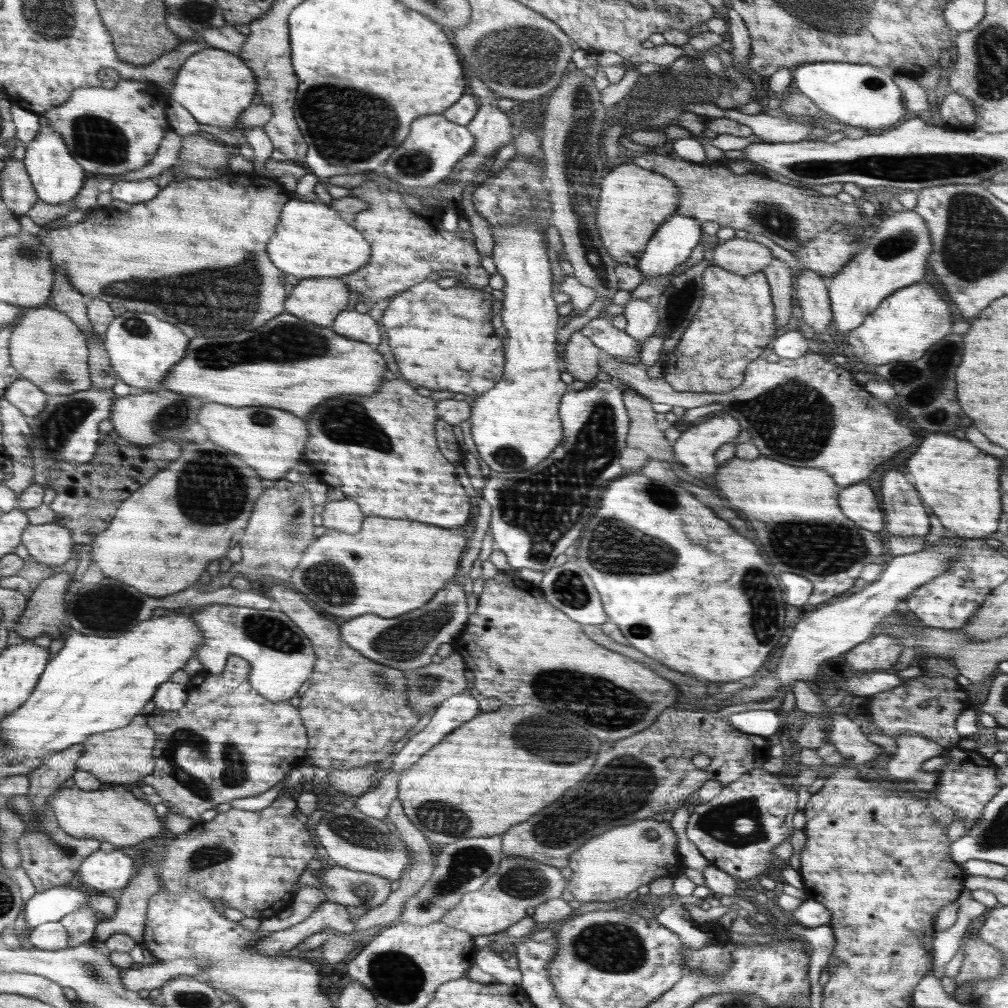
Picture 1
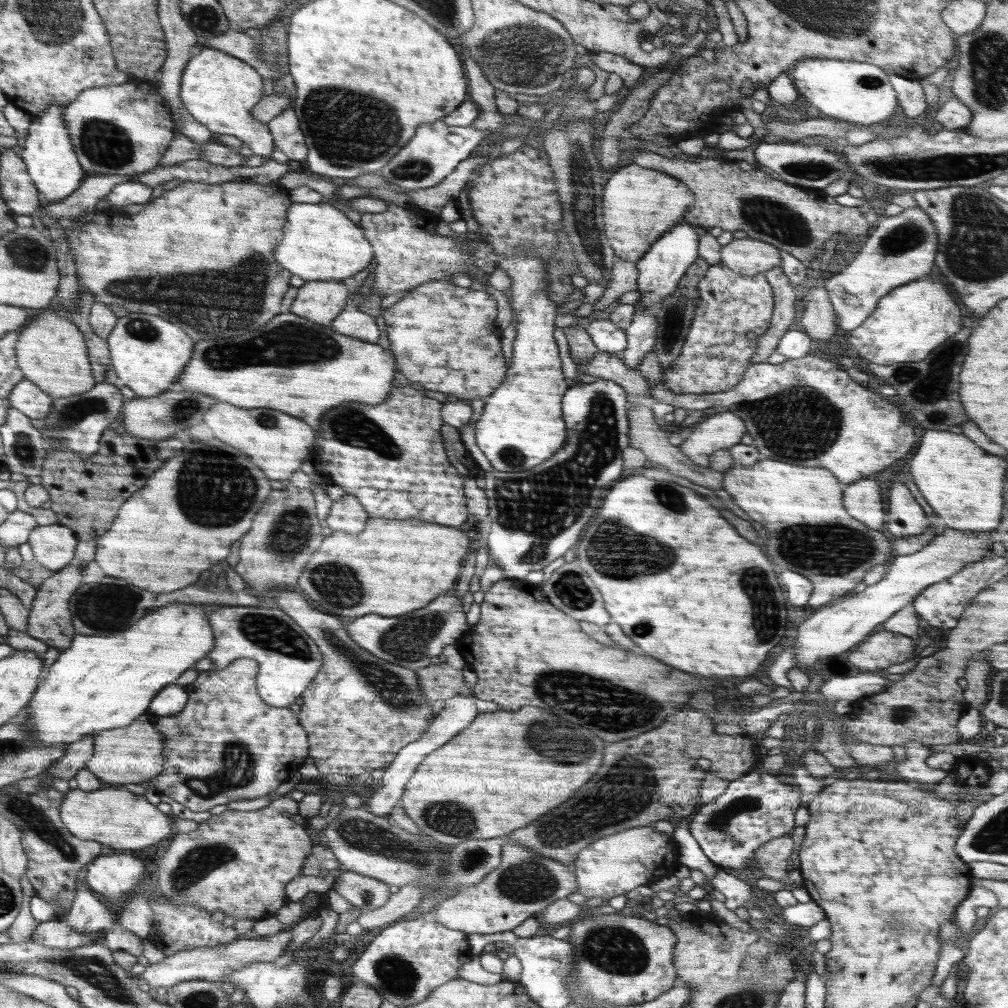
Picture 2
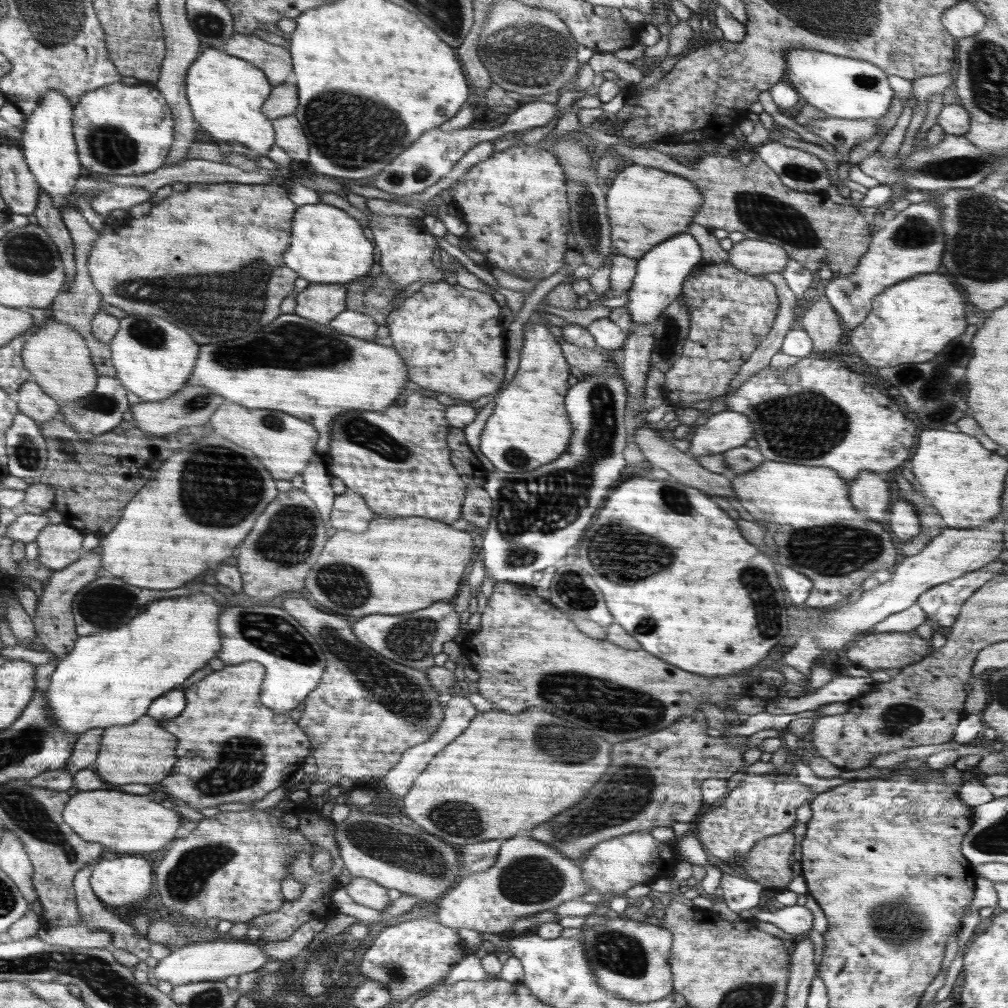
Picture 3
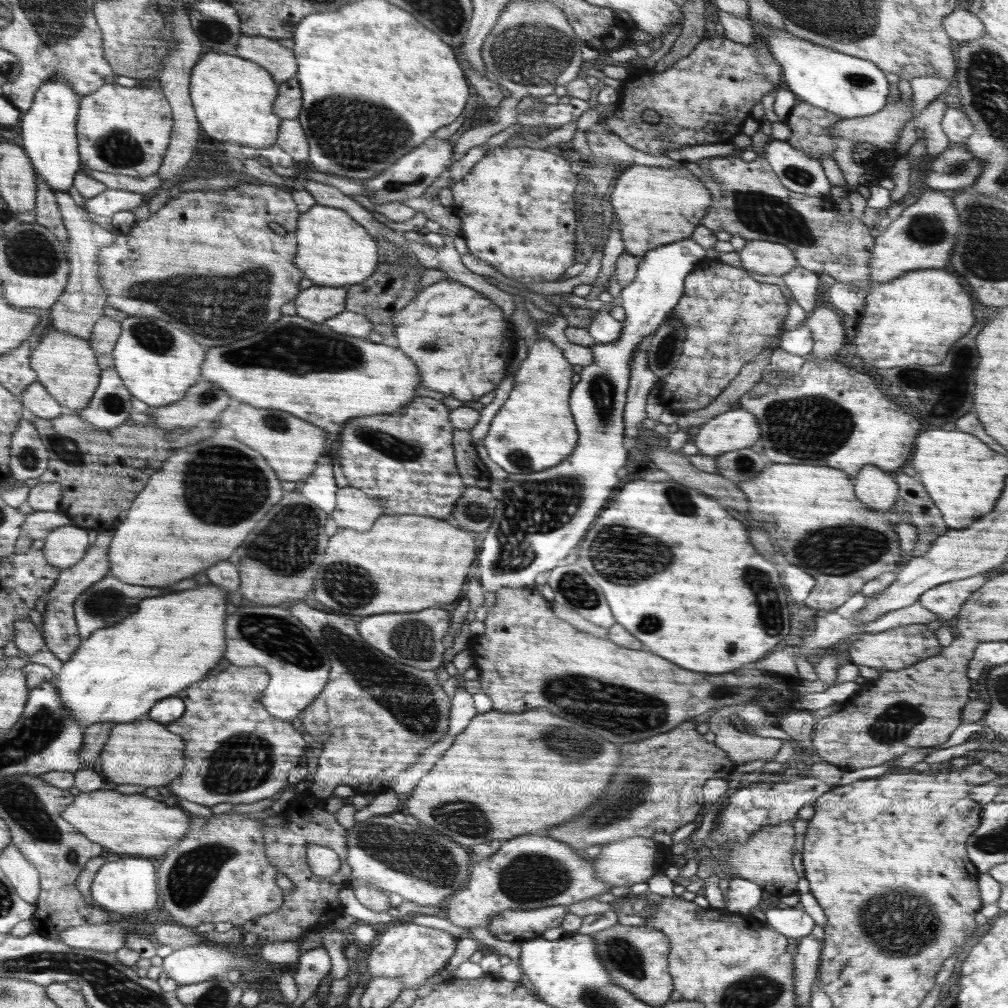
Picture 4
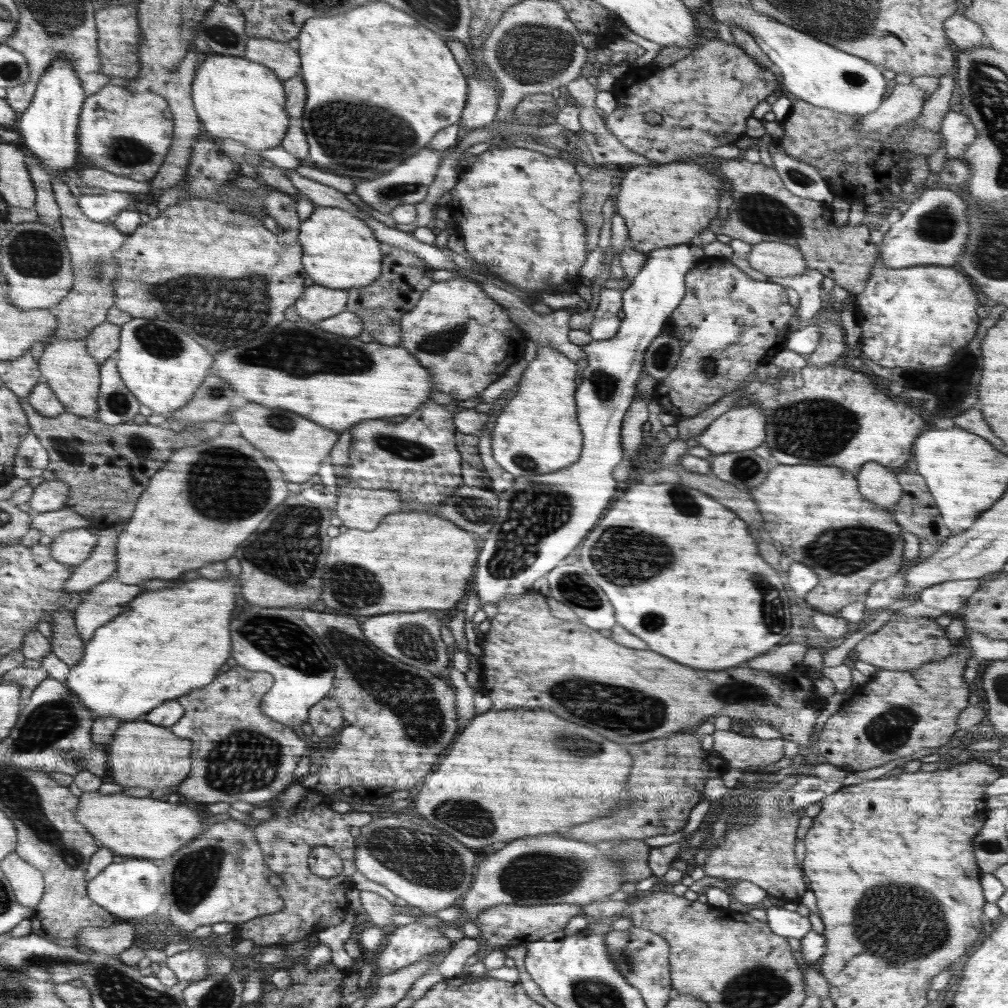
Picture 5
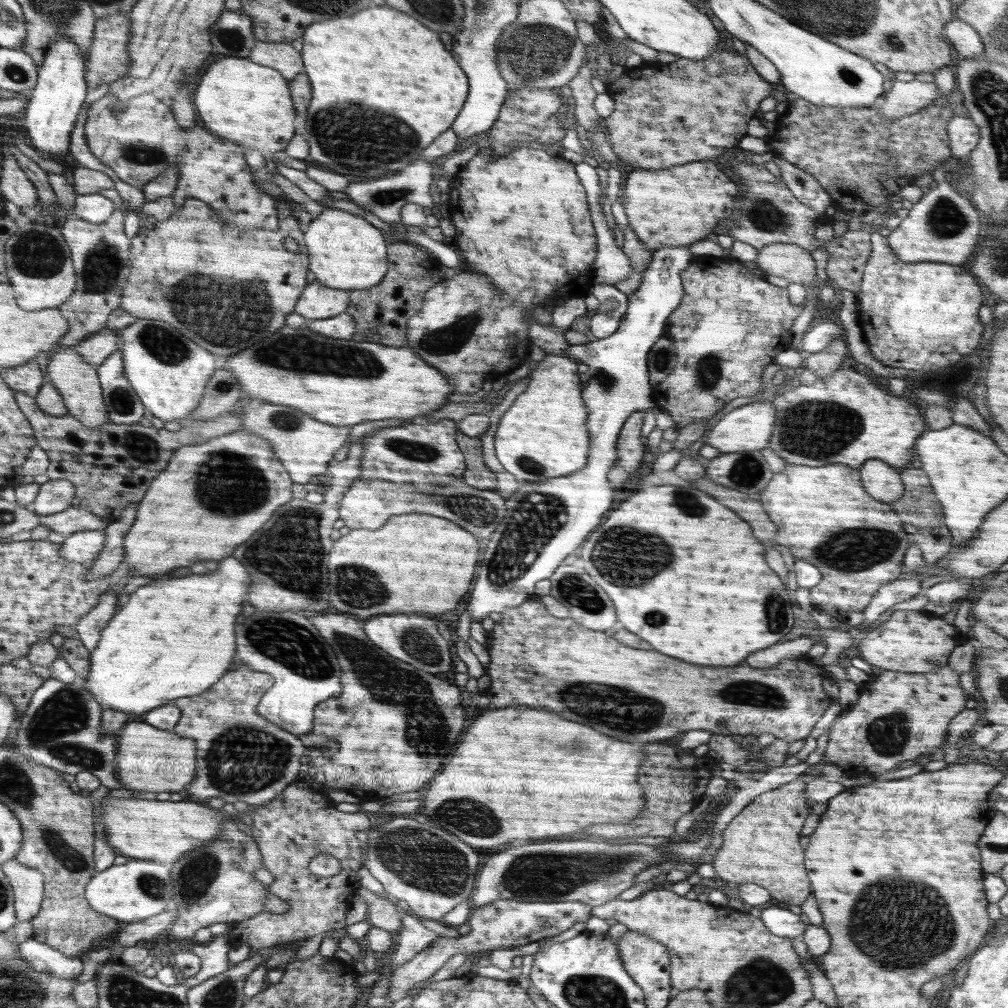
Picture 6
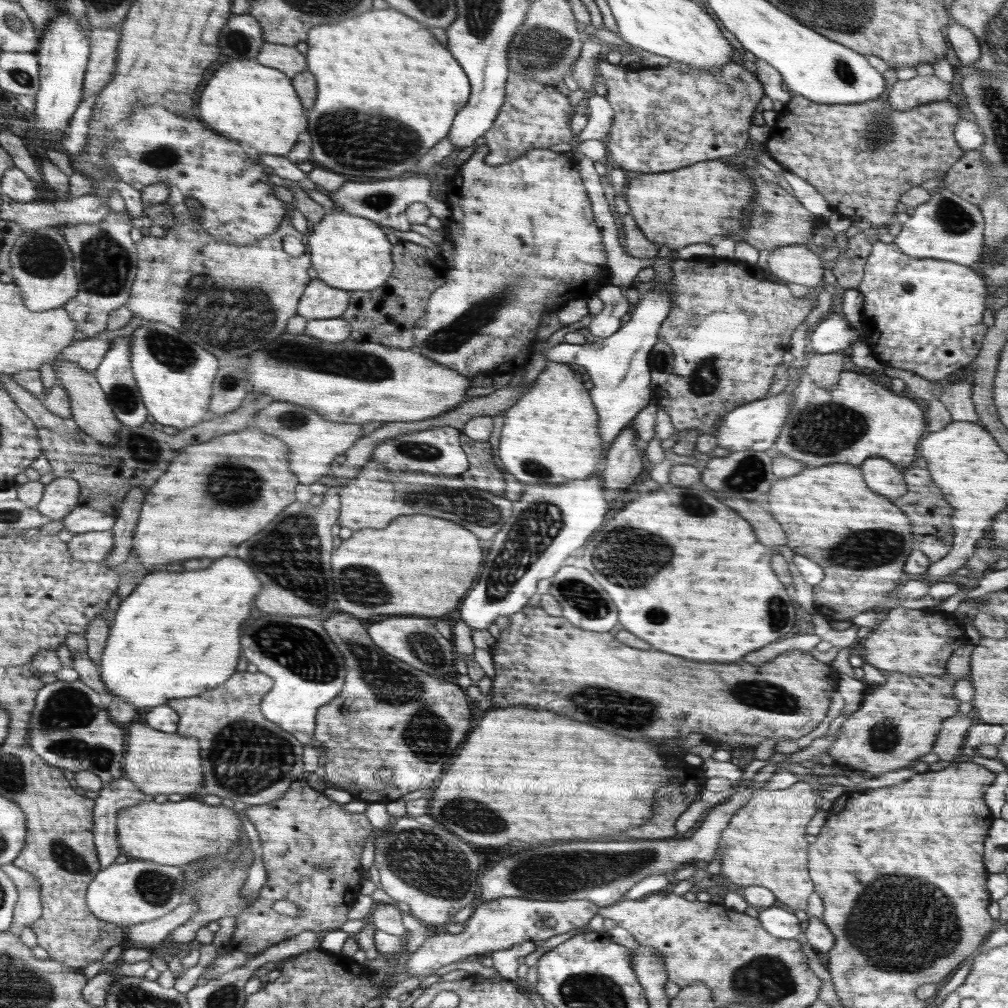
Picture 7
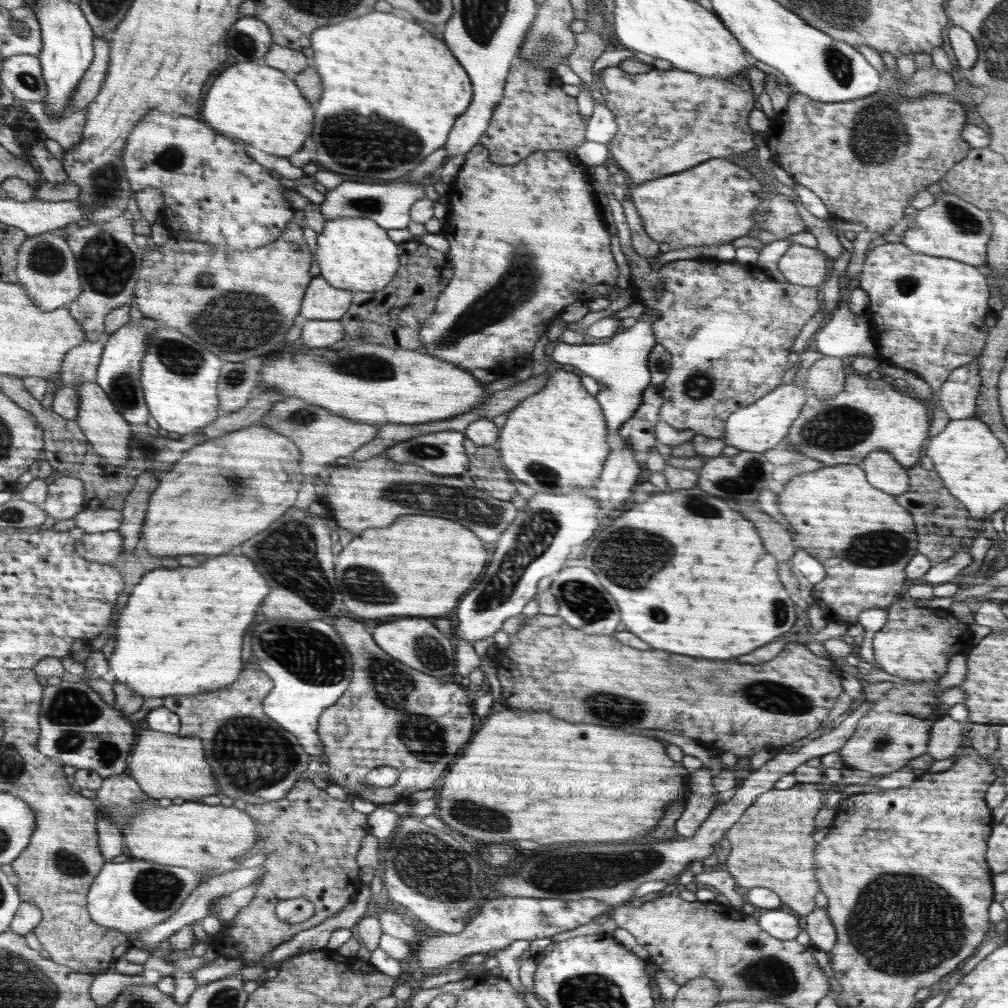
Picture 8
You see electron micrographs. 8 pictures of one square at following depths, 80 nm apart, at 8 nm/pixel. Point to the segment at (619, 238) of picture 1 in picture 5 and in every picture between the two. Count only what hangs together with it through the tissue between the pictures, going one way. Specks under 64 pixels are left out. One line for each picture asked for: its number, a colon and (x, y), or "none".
2: (640, 205)
3: (646, 206)
4: (655, 206)
5: (666, 205)

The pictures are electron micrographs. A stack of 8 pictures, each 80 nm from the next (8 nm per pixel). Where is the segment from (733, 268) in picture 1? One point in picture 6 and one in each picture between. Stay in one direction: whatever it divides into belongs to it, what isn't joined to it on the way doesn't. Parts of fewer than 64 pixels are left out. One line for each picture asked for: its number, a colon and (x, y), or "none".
2: (746, 256)
3: (756, 257)
4: (763, 257)
5: (771, 258)
6: (792, 262)

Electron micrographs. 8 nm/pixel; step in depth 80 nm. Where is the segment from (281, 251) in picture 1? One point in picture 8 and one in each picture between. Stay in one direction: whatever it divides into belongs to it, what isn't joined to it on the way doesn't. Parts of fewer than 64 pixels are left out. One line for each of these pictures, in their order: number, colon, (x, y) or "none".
2: (319, 242)
3: (327, 246)
4: (332, 250)
5: (340, 251)
6: (345, 253)
7: (348, 252)
8: (354, 254)

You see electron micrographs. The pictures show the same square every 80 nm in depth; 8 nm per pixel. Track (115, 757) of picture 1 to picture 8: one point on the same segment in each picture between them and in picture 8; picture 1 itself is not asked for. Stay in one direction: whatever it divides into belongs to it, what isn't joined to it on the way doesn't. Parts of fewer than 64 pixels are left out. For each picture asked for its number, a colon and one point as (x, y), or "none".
2: (129, 755)
3: (143, 753)
4: (145, 753)
5: (141, 754)
6: (152, 760)
7: (157, 763)
8: (165, 766)

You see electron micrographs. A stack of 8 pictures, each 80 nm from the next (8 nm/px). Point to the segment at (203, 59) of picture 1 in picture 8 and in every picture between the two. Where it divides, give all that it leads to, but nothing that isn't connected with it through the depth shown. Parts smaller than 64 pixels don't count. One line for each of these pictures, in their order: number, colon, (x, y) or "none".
2: (220, 91)
3: (226, 94)
4: (233, 97)
5: (236, 98)
6: (251, 105)
7: (258, 106)
8: (254, 103)

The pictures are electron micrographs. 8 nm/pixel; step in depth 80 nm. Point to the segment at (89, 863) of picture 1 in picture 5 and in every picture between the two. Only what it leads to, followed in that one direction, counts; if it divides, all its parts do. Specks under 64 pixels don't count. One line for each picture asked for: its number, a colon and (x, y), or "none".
2: (114, 876)
3: (124, 881)
4: (128, 886)
5: (129, 890)

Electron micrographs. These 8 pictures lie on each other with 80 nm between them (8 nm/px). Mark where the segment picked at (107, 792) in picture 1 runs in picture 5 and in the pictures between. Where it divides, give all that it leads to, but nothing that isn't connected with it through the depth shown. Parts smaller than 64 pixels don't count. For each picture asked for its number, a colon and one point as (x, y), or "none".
2: (112, 816)
3: (130, 823)
4: (134, 824)
5: (144, 827)

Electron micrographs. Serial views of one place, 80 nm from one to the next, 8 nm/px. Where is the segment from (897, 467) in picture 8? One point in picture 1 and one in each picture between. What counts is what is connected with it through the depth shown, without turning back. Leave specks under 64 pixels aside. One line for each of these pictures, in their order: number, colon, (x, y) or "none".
1: (857, 501)
2: (863, 501)
3: (870, 494)
4: (877, 489)
5: (877, 484)
6: (882, 481)
7: (883, 477)

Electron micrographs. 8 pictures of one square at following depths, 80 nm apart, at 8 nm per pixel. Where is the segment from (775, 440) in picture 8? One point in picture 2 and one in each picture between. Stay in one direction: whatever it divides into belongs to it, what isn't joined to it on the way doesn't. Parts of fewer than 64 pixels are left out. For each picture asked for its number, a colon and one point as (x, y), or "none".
2: (722, 430)
3: (725, 430)
4: (737, 428)
5: (743, 427)
6: (749, 427)
7: (756, 425)

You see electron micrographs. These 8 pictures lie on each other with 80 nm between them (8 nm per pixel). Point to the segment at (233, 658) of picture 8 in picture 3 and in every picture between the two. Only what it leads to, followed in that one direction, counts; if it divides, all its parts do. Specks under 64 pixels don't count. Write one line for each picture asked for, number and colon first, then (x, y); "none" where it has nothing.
3: (110, 678)
4: (116, 675)
5: (171, 641)
6: (174, 637)
7: (176, 635)

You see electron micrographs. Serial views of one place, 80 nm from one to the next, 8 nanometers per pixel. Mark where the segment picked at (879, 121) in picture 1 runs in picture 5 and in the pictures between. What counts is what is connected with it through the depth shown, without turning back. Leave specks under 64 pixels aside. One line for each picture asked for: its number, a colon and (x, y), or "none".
2: (856, 92)
3: (848, 88)
4: (850, 87)
5: (827, 77)

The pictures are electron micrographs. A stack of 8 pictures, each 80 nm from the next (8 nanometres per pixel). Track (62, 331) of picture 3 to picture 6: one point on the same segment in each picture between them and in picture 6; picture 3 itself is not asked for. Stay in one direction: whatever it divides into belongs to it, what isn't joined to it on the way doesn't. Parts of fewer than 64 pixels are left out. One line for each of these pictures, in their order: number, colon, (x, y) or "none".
4: (66, 365)
5: (73, 374)
6: (77, 382)

